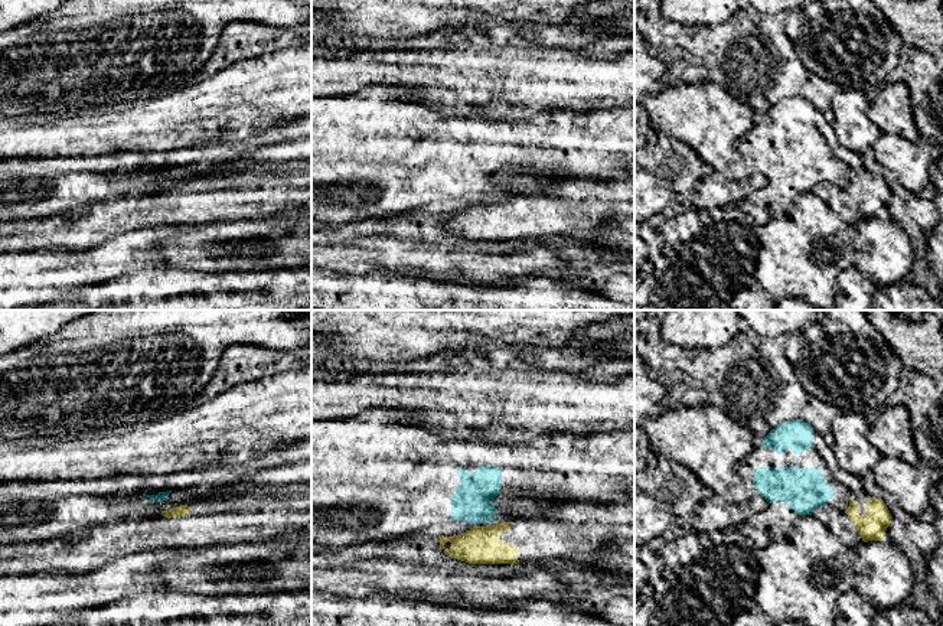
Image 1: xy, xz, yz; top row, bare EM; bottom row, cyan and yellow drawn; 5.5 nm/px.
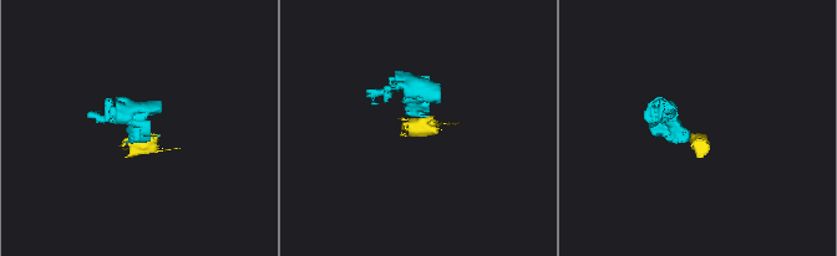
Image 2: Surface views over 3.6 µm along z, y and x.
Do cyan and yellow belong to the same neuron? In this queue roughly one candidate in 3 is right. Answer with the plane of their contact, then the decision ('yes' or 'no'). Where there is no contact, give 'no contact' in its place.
no contact; no

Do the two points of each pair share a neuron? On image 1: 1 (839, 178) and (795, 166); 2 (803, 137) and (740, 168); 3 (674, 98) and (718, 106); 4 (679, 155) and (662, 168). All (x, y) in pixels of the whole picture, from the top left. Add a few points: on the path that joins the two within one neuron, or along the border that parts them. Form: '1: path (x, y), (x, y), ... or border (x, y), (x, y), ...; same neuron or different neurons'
1: path (828, 168), (806, 166); same neuron
2: border (750, 129), (737, 140), (736, 147), (754, 162); different neurons
3: path (685, 104), (707, 104); same neuron
4: path (675, 159), (666, 166); same neuron

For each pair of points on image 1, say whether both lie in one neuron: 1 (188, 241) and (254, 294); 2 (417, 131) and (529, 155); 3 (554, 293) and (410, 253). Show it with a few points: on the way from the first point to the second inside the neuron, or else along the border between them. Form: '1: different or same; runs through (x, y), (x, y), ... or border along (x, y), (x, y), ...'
1: different; border along (172, 266), (205, 271)
2: same; runs through (444, 131), (470, 131), (483, 143), (502, 143)
3: different; border along (527, 277), (521, 281)

